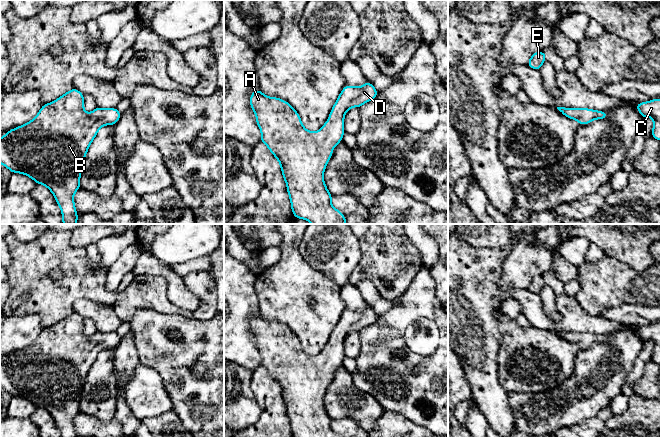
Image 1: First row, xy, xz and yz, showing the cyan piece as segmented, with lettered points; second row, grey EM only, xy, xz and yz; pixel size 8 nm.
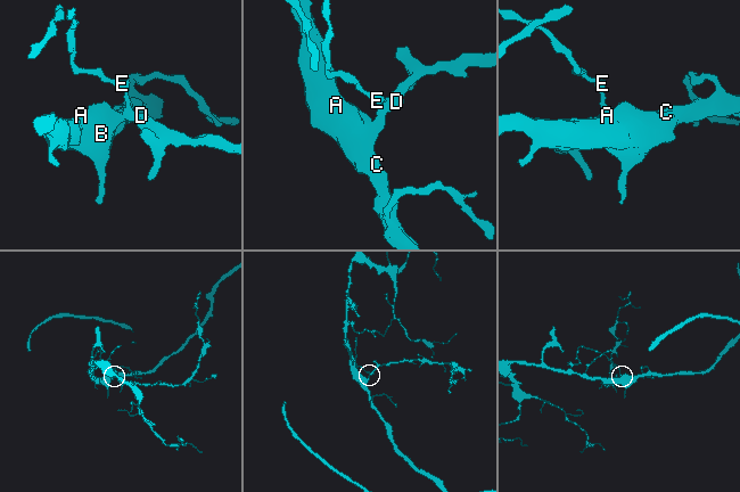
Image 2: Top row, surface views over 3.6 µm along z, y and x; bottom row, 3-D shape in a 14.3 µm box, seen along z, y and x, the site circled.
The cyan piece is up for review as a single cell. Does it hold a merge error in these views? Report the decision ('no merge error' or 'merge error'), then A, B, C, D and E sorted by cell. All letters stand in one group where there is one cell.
no merge error | A B C D E

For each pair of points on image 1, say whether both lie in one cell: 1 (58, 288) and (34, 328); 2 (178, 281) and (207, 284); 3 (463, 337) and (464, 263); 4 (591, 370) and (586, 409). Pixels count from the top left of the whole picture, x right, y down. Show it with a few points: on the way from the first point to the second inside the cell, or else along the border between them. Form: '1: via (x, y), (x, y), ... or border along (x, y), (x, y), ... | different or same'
1: border along (16, 315), (35, 314), (43, 328) | different
2: border along (183, 278), (184, 284), (199, 299) | different
3: via (463, 319), (463, 281) | same
4: via (592, 380), (592, 386), (588, 391), (587, 399) | same

